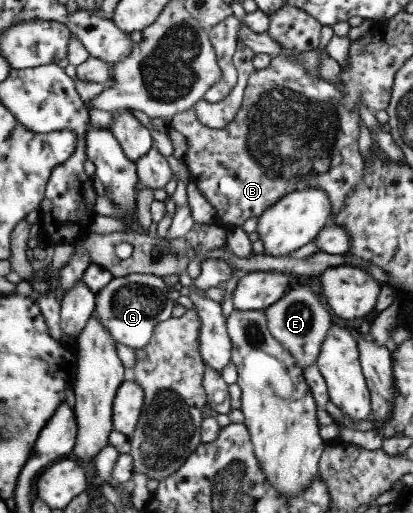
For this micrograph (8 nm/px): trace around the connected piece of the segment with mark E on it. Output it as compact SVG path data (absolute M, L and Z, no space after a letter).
M318 276L301 277L297 282L299 283L296 288L288 289L281 299L266 307L264 314L266 314L266 327L272 338L289 352L300 367L305 368L315 364L322 342L331 326L332 317L318 293Z

